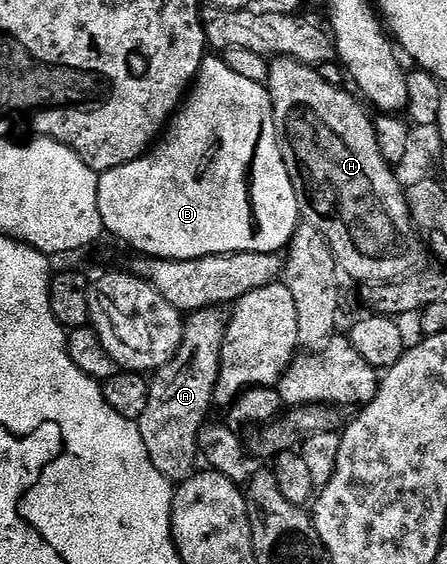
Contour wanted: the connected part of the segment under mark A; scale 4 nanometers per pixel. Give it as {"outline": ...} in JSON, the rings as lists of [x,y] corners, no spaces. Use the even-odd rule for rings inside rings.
{"outline":[[[215,308],[200,309],[197,313],[191,314],[185,320],[182,343],[178,347],[174,359],[170,359],[170,363],[155,370],[150,377],[146,411],[142,411],[138,422],[142,431],[142,443],[146,443],[150,463],[154,463],[154,467],[158,467],[158,471],[162,471],[164,478],[173,483],[179,483],[187,477],[191,477],[197,468],[198,435],[202,426],[206,424],[207,417],[204,416],[210,411],[213,412],[214,409],[212,400],[220,378],[220,352],[226,328],[225,318],[223,316],[220,318],[220,313],[221,310]]]}

